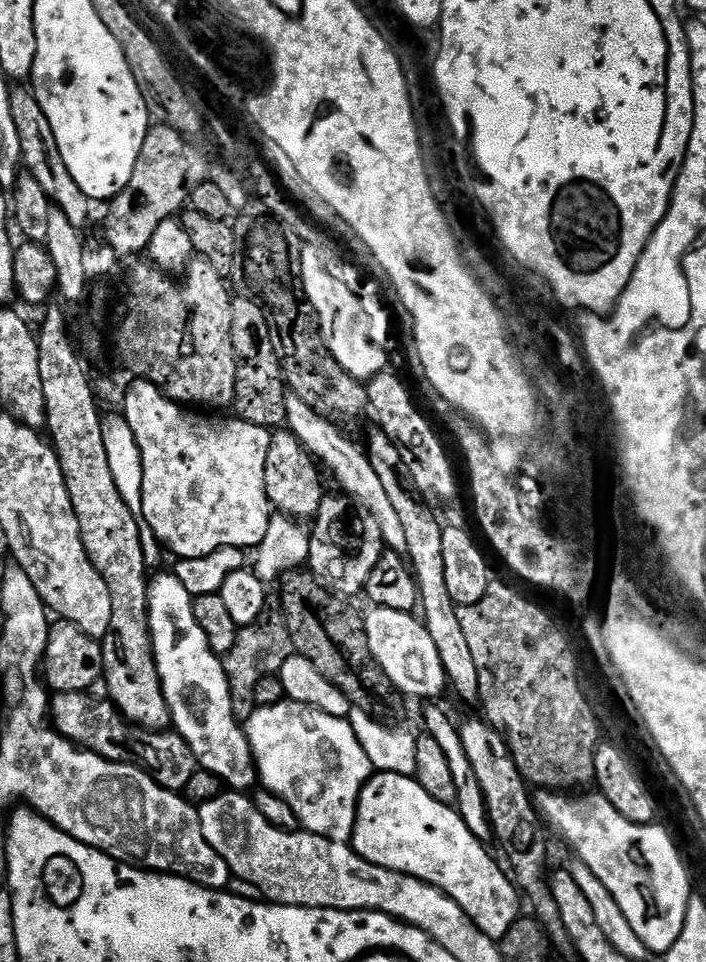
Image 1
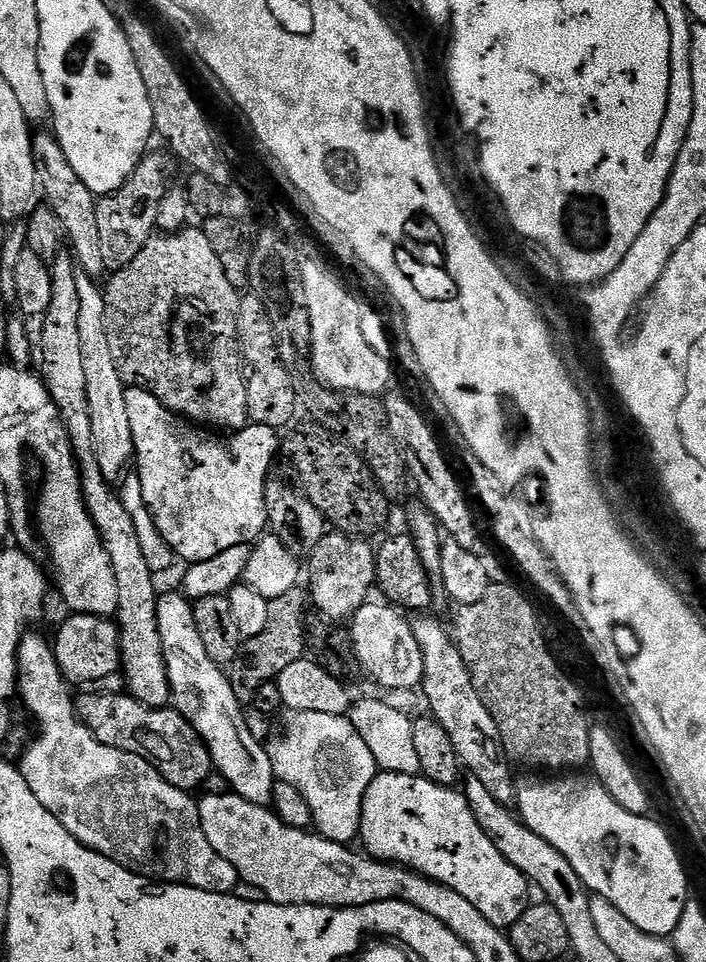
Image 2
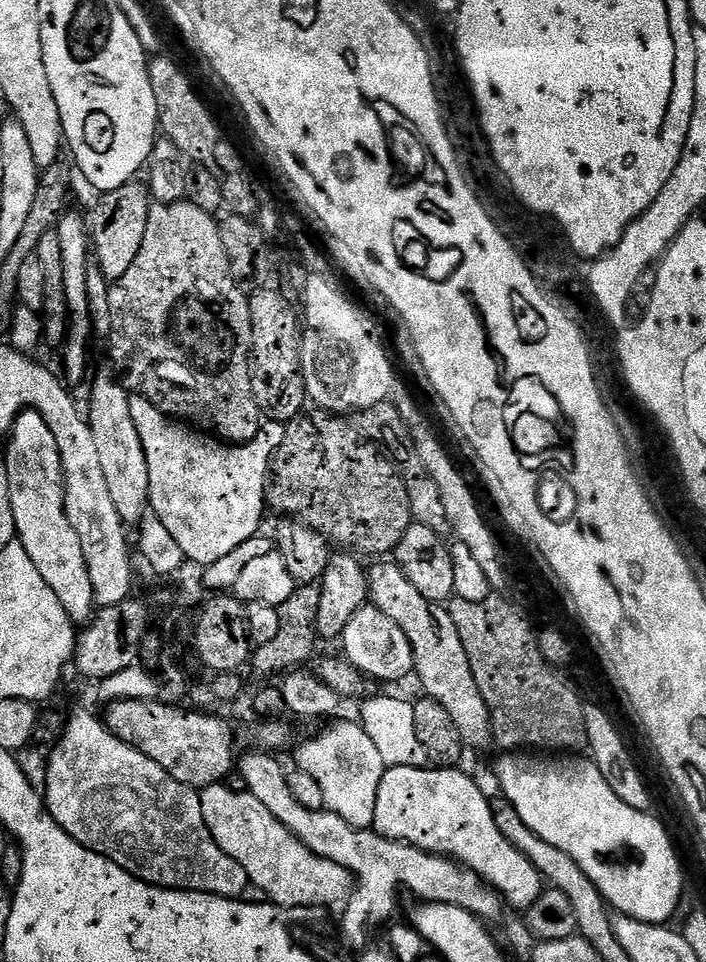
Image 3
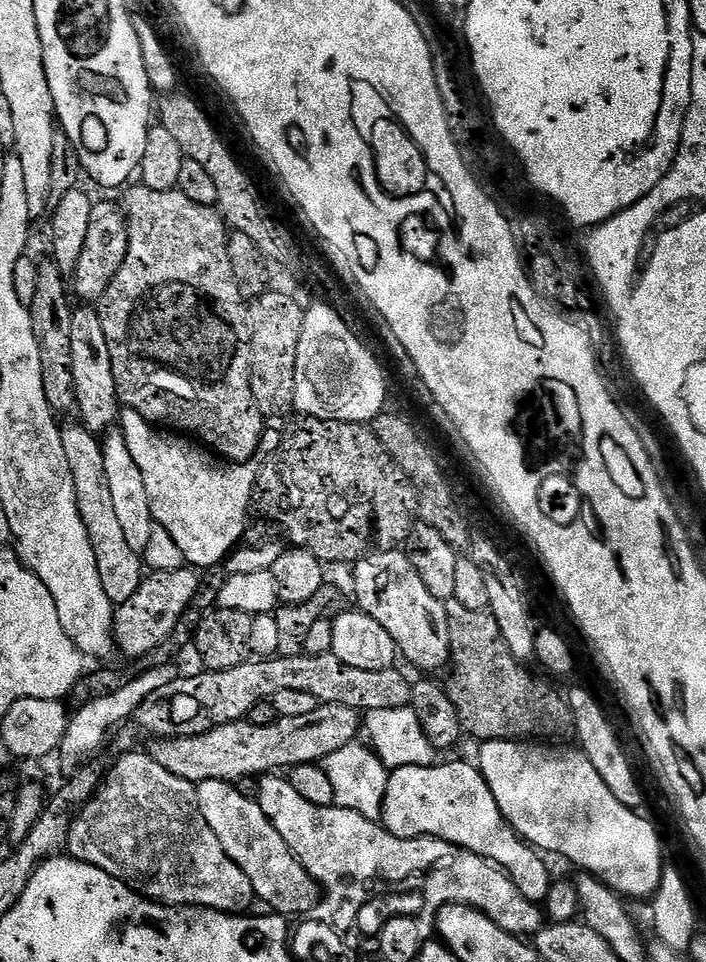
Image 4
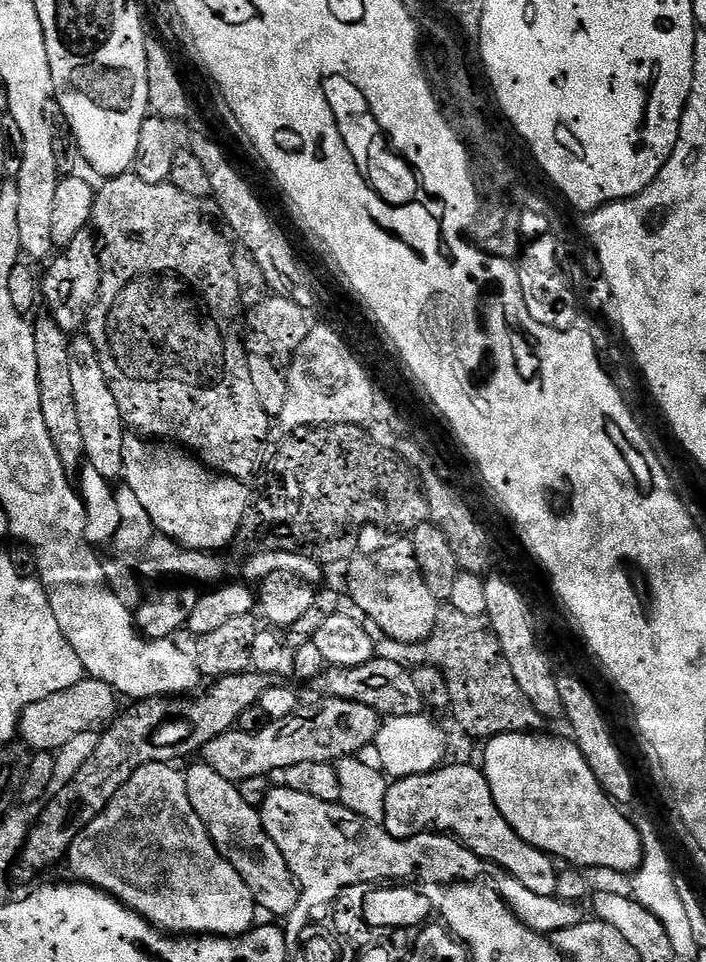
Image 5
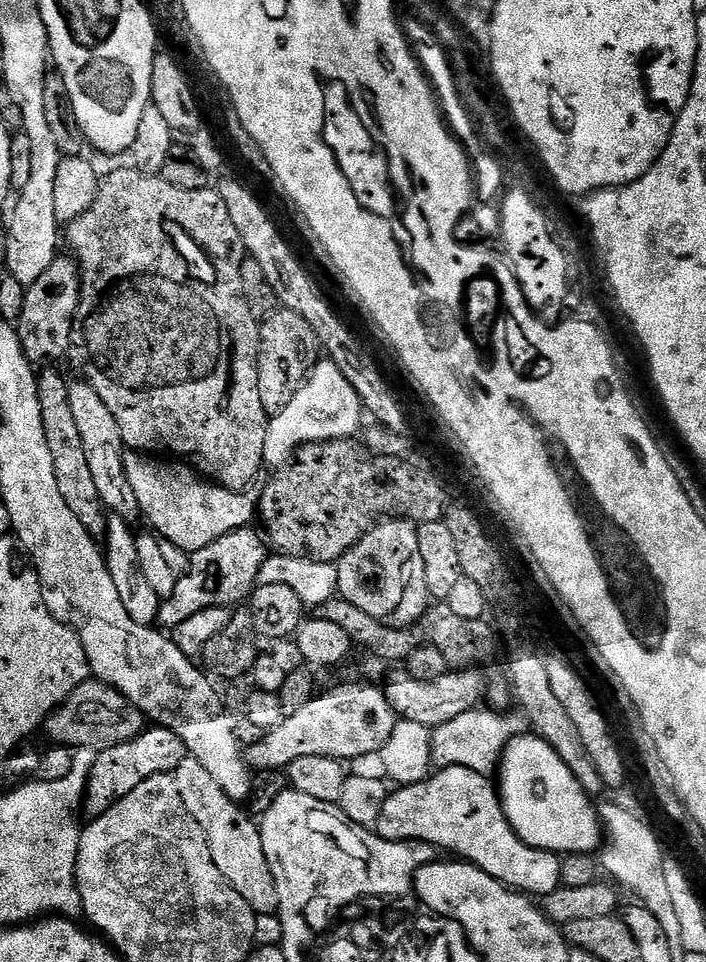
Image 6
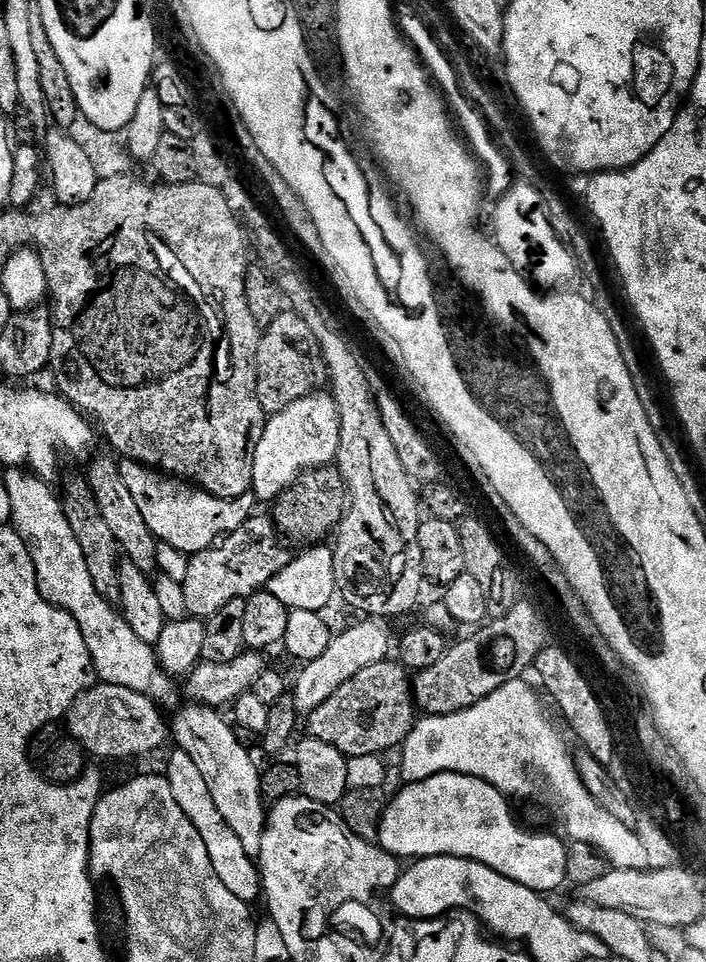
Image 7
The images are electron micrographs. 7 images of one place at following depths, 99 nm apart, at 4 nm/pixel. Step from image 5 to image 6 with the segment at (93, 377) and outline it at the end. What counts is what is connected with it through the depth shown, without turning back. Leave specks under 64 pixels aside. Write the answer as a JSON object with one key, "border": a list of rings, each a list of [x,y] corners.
{"border":[[[73,381],[69,387],[69,404],[75,423],[82,438],[86,459],[90,466],[94,483],[98,485],[98,494],[102,498],[105,509],[113,516],[121,516],[125,522],[141,519],[138,497],[130,486],[130,478],[126,478],[124,465],[125,446],[117,419],[110,413],[106,402],[98,396],[98,392],[87,381]]]}

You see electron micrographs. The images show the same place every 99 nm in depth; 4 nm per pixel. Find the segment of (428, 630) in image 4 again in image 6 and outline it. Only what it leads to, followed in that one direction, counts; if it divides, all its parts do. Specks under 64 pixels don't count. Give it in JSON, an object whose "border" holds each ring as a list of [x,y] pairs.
{"border":[[[384,518],[371,527],[336,564],[339,595],[384,624],[403,626],[420,619],[430,607],[430,597],[416,529],[407,518]]]}

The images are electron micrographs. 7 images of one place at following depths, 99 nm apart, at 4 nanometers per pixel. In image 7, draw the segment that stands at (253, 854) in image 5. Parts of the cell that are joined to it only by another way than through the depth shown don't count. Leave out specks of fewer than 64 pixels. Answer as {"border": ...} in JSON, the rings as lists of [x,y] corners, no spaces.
{"border":[[[179,750],[173,753],[168,760],[168,769],[166,769],[170,790],[174,790],[174,798],[178,806],[182,806],[186,818],[194,822],[194,830],[202,834],[202,842],[206,842],[206,854],[210,854],[210,866],[214,866],[214,874],[222,878],[222,886],[226,886],[230,894],[249,902],[255,902],[256,899],[259,901],[262,896],[262,881],[257,861],[246,854],[246,846],[242,846],[238,834],[234,834],[234,830],[226,826],[226,818],[218,814],[218,806],[214,806],[214,798],[210,798],[206,778],[202,778],[198,766],[194,766],[190,754]]]}

